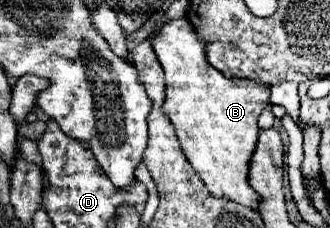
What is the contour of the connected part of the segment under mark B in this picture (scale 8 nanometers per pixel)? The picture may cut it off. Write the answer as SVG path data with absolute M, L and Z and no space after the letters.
M186 18L164 24L152 44L166 78L164 112L176 128L184 156L216 198L228 198L258 210L260 196L248 184L248 166L252 150L256 150L258 116L270 104L270 88L252 80L226 78L212 68L204 56L204 42L196 38Z

